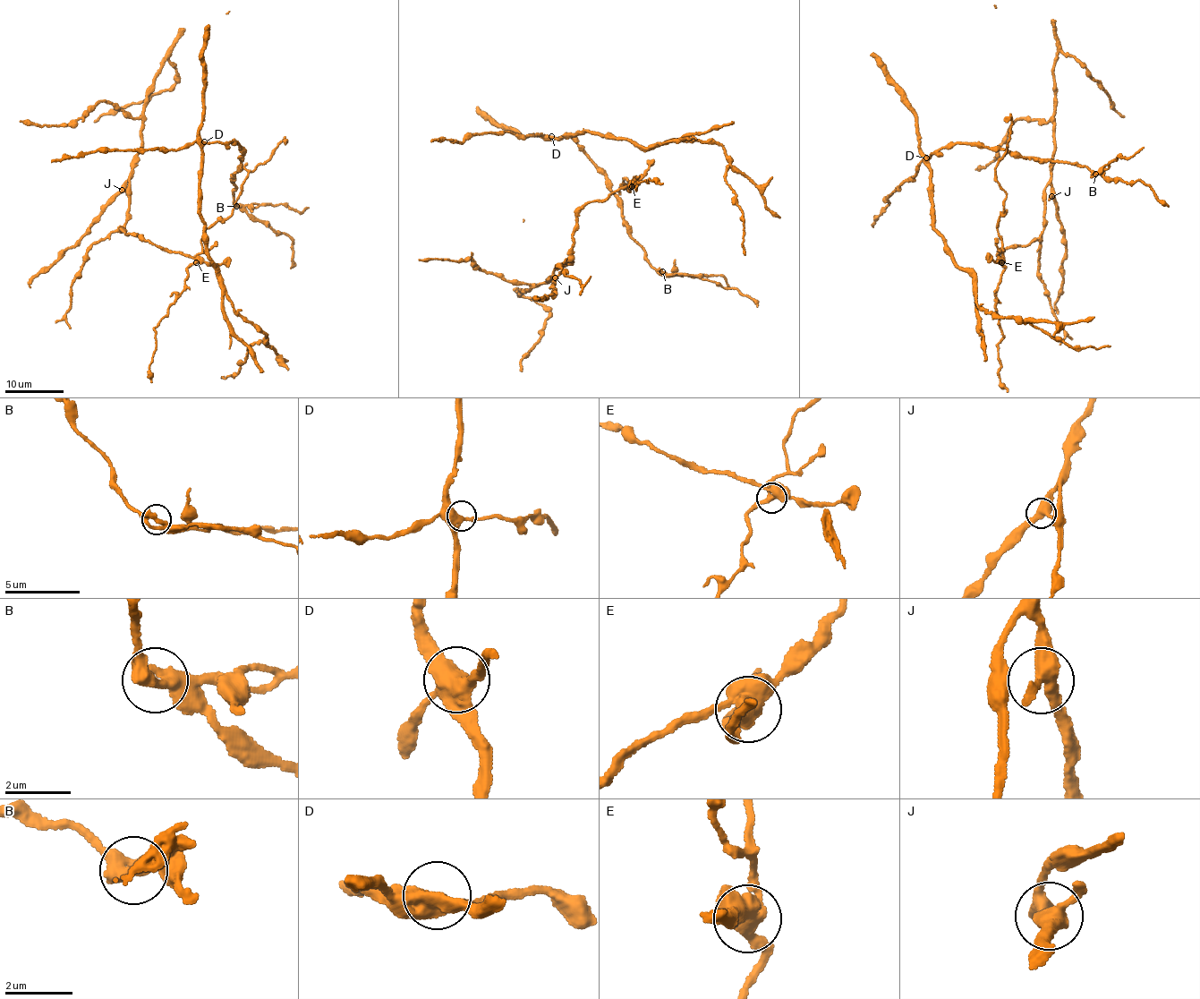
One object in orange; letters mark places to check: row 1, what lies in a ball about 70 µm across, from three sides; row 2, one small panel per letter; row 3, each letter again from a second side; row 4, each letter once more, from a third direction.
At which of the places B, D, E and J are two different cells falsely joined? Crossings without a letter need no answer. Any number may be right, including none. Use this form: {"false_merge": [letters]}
{"false_merge": ["B", "E"]}

